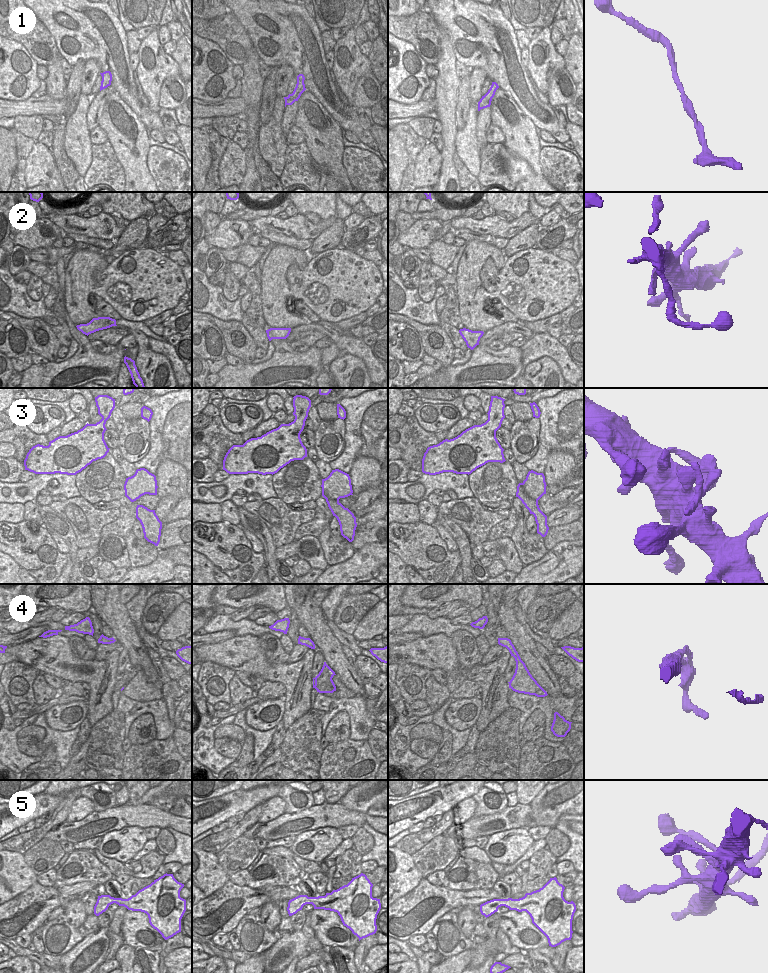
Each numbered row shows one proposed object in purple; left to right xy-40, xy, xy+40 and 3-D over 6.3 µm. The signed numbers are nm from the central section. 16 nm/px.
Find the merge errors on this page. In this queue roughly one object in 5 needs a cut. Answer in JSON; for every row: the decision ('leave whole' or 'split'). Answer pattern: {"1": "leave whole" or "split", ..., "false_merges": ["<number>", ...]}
{"1": "leave whole", "2": "leave whole", "3": "leave whole", "4": "leave whole", "5": "leave whole", "false_merges": []}

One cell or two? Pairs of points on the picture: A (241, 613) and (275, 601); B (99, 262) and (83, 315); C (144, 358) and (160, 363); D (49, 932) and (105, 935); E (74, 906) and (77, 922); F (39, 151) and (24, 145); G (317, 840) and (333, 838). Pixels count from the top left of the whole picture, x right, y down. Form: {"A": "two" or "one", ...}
{"A": "two", "B": "one", "C": "one", "D": "two", "E": "one", "F": "two", "G": "one"}

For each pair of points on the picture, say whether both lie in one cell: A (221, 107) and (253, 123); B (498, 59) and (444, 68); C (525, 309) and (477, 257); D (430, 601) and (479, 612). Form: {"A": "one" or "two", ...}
{"A": "two", "B": "two", "C": "two", "D": "two"}

